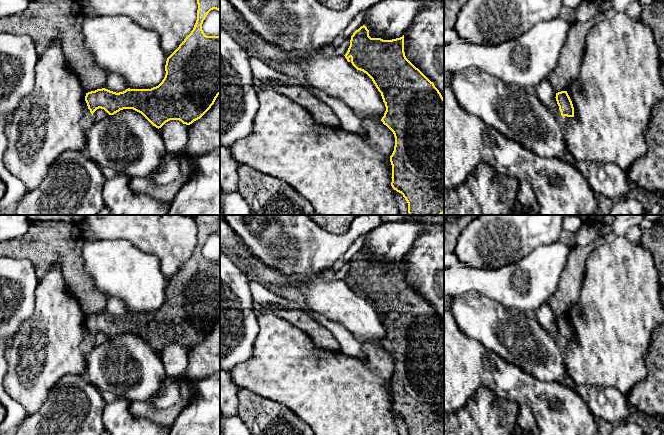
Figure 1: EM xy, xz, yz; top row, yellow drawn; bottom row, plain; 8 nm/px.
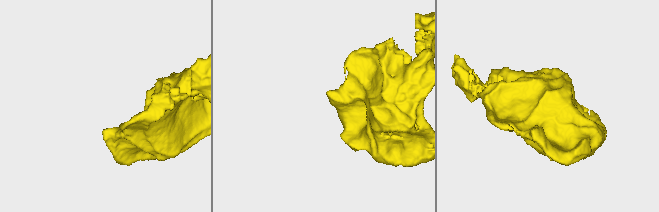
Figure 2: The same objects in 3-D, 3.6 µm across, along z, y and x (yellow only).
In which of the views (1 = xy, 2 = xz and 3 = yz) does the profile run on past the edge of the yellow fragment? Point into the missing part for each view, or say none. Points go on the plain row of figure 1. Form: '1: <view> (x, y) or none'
1: none
2: none
3: none

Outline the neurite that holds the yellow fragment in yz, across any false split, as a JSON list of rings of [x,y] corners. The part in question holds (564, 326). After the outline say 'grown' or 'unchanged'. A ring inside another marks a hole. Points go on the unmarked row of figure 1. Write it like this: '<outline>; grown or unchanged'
[[[567,315],[556,317],[556,325],[562,340],[574,341],[574,331]]]; unchanged

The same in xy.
[[[196,215],[194,218],[198,228],[196,247],[191,257],[167,282],[162,306],[151,313],[128,312],[116,317],[102,312],[88,316],[85,325],[92,339],[99,332],[109,339],[123,333],[133,333],[159,353],[170,344],[190,349],[211,332],[220,318],[220,259],[207,260],[202,248],[211,234],[216,233],[220,237],[220,215]]]; unchanged

